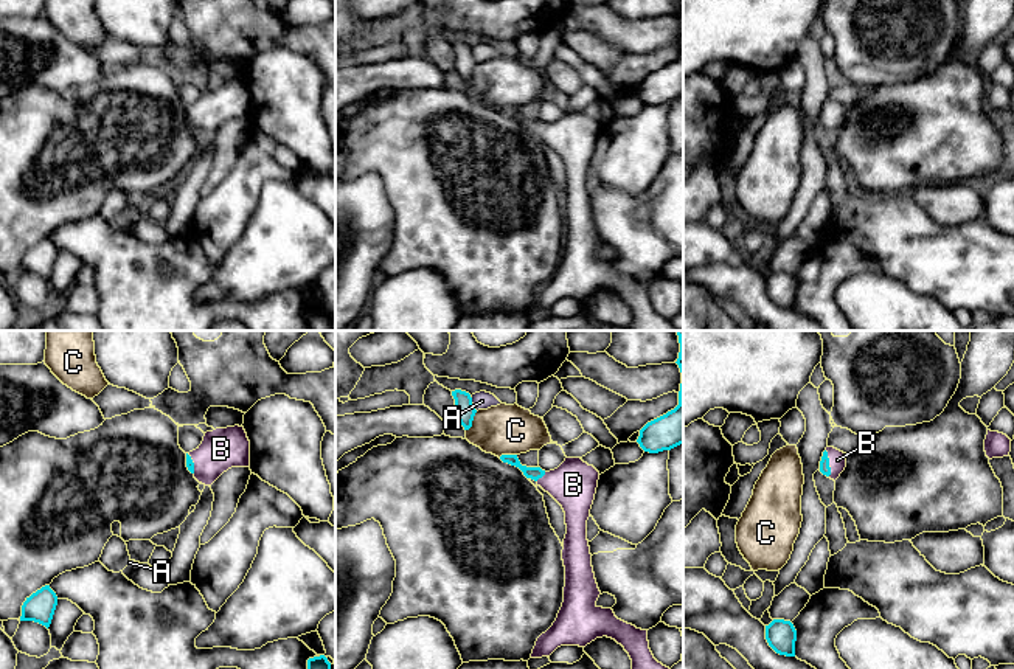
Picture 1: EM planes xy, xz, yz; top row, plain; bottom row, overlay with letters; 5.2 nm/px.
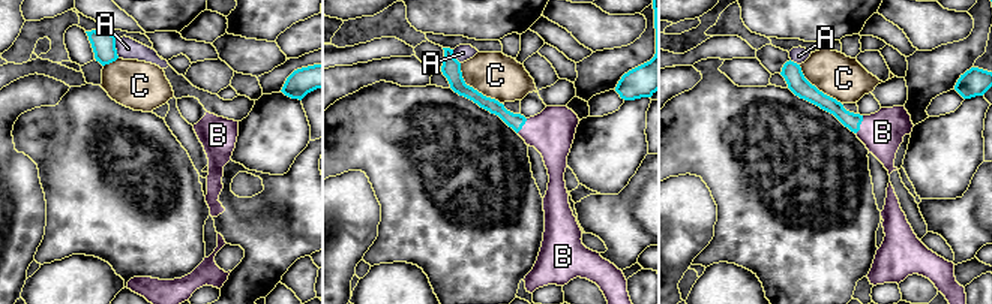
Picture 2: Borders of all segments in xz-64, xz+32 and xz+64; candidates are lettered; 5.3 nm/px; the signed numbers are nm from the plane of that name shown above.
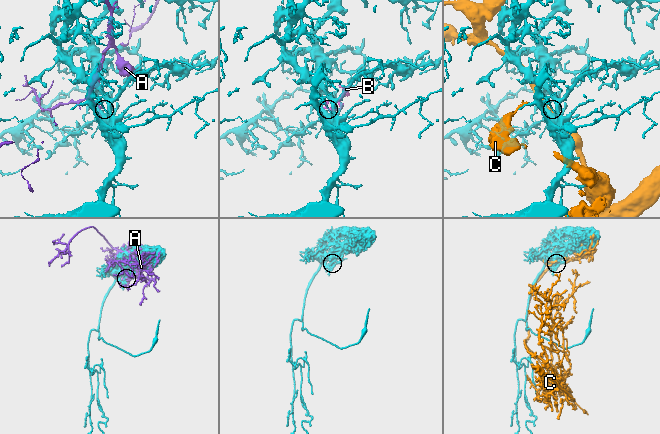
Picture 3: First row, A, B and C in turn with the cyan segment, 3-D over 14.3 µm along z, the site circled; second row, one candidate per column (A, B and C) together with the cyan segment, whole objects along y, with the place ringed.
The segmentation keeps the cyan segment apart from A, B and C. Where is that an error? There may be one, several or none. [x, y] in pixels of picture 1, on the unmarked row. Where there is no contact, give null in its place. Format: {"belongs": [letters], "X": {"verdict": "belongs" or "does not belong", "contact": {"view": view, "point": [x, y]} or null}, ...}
{"belongs": ["B"], "A": {"verdict": "does not belong", "contact": {"view": "xz", "point": [472, 56]}}, "B": {"verdict": "belongs", "contact": {"view": "yz", "point": [828, 117]}}, "C": {"verdict": "does not belong", "contact": {"view": "xz", "point": [472, 72]}}}

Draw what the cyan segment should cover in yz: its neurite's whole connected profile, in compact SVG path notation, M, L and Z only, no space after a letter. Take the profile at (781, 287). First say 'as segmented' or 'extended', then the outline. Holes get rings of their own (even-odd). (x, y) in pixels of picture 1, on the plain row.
as segmented; M773 272L766 278L766 292L776 306L795 309L797 283L790 273Z

